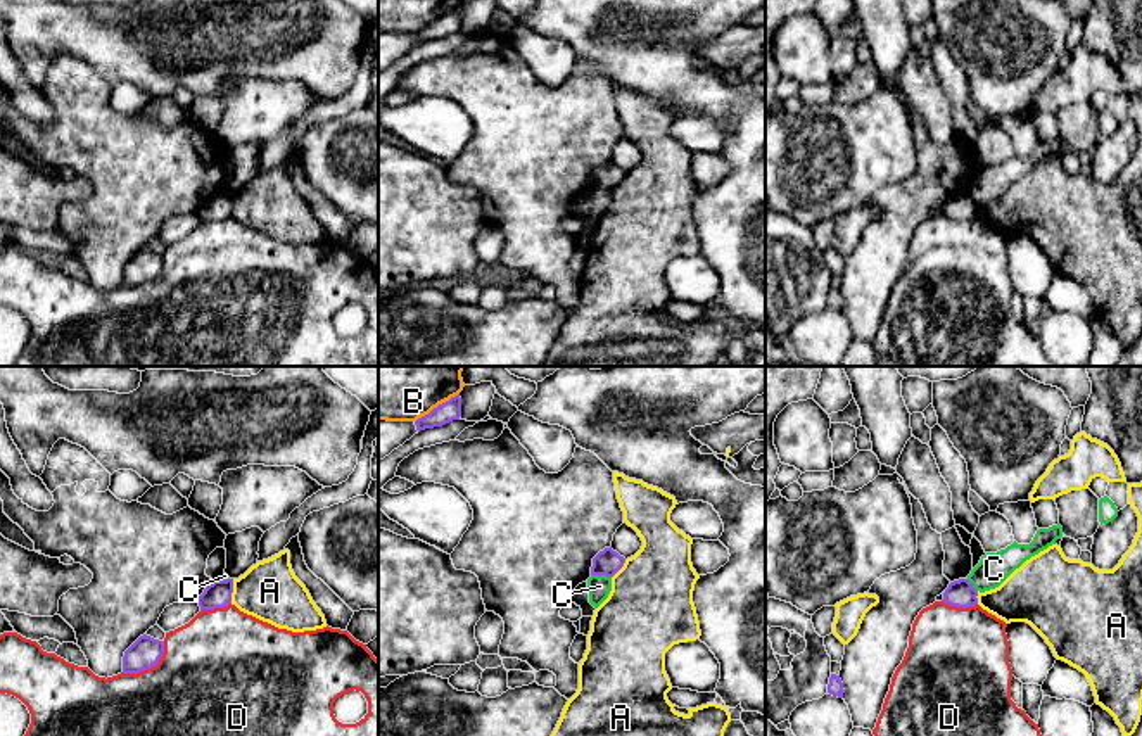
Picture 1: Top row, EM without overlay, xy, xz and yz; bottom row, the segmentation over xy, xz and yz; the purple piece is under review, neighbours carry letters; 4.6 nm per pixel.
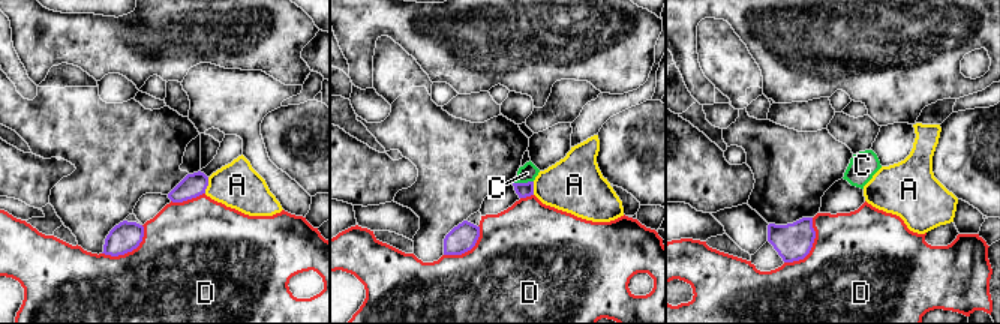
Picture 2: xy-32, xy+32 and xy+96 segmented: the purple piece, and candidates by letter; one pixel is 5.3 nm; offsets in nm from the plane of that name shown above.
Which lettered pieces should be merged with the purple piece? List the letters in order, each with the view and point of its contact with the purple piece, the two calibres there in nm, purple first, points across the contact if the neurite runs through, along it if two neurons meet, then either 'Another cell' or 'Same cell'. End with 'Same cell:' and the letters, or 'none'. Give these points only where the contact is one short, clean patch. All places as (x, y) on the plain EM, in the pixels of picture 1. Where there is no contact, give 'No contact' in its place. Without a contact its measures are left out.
A: Touches purple at xy (232, 204). Thickness 130 nm (purple) against 280 nm. Another cell
B: Touches purple at xz (437, 19). Thickness 100 nm (purple) against 160 nm. Another cell
C: Touches purple at xz (602, 187). Thickness 120 nm (purple) against 110 nm. Boundary: xz (591, 187), (610, 190). Another cell
D: Touches purple at xy (151, 280). Thickness 150 nm (purple) against 500 nm. Another cell
Same cell: none

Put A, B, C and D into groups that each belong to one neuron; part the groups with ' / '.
A / B / C / D

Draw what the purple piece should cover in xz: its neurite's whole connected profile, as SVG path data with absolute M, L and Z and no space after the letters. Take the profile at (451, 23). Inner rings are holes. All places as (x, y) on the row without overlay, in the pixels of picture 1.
M460 7L451 10L449 14L434 21L428 28L418 31L415 35L416 43L442 40L453 33L460 33L461 29L461 10Z

